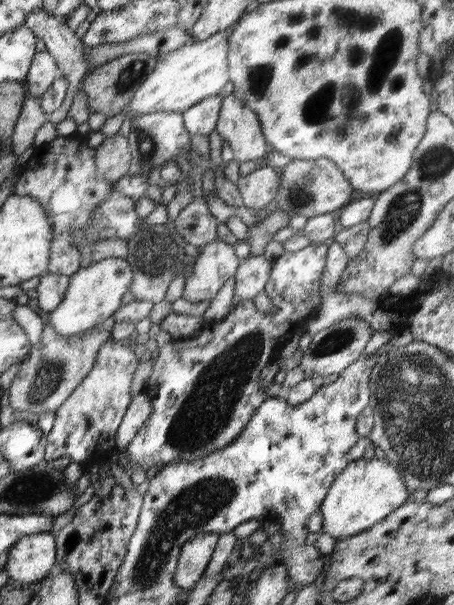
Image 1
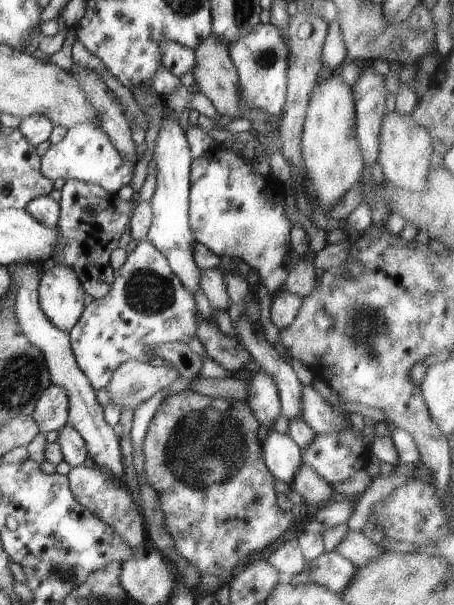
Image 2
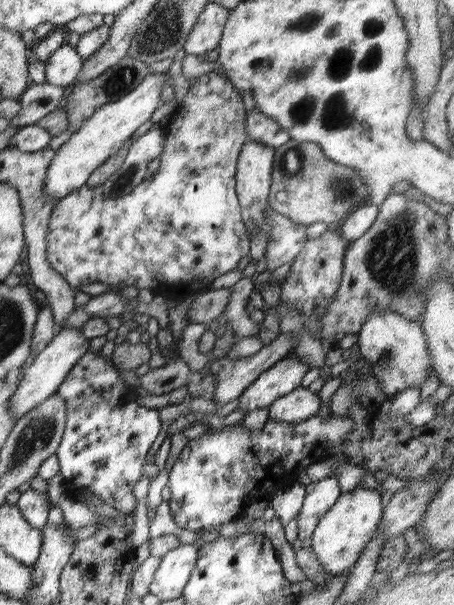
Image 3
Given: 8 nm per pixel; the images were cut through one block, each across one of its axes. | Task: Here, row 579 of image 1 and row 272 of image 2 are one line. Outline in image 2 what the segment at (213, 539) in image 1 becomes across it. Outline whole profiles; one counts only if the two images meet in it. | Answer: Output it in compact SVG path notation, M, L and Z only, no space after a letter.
M162 96L164 112L154 146L156 157L156 188L149 201L152 206L152 222L147 234L147 241L153 244L167 258L172 272L179 276L182 284L196 294L200 289L201 268L194 262L194 244L197 240L192 234L189 223L190 206L190 168L193 158L185 131L178 123L178 117L167 104L166 96Z

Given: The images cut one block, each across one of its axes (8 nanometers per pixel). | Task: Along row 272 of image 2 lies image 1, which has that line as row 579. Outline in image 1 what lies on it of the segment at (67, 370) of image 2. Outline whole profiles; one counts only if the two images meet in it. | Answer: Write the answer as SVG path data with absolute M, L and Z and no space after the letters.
M50 532L29 534L11 546L5 570L10 580L21 586L34 587L46 578L58 562L55 536Z

